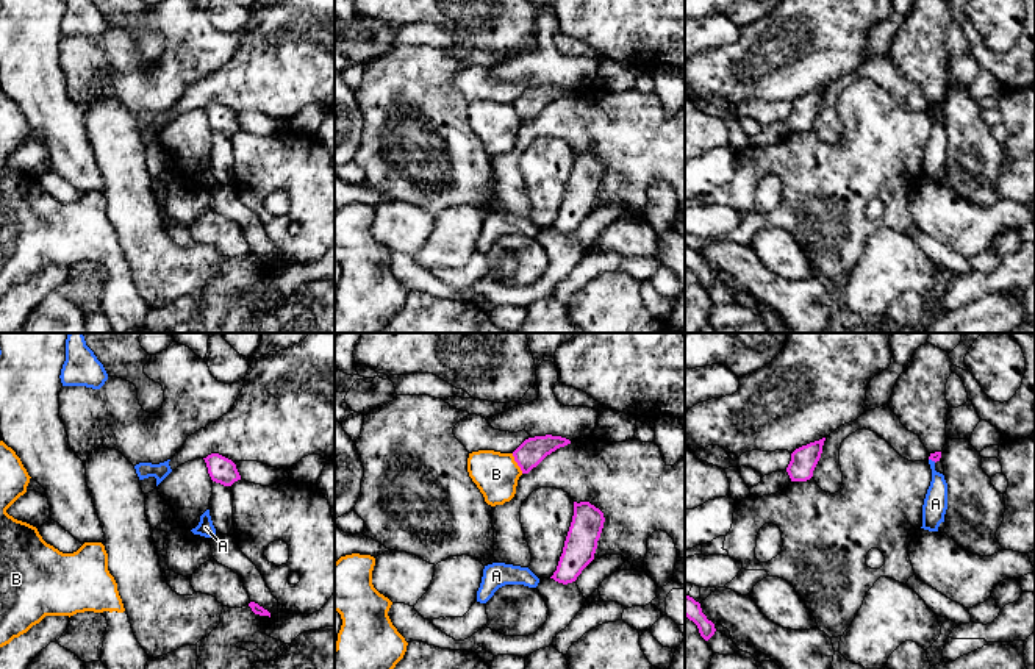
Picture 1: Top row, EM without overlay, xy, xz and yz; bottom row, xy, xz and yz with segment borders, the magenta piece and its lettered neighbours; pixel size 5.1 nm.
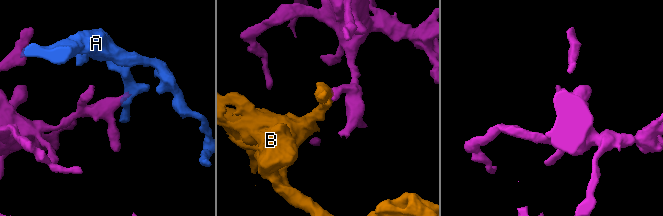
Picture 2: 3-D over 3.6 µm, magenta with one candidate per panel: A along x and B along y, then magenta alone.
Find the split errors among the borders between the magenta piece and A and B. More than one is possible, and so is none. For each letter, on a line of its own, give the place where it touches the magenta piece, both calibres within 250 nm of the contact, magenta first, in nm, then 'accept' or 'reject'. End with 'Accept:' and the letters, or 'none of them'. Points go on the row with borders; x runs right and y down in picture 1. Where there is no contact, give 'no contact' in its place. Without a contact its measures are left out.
A: meets magenta in yz at (932, 460); 50 nm thick on the magenta side, 130 nm on the other; reject
B: meets magenta in xz at (516, 461); 140 nm thick on the magenta side, 220 nm on the other; reject
Accept: none of them

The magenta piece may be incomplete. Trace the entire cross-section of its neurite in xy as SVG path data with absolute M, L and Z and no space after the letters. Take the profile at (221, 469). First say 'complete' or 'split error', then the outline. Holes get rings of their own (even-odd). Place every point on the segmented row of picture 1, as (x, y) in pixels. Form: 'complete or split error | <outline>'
complete | M211 453L203 460L213 481L224 486L231 486L235 481L241 480L236 464L231 460L219 453Z

